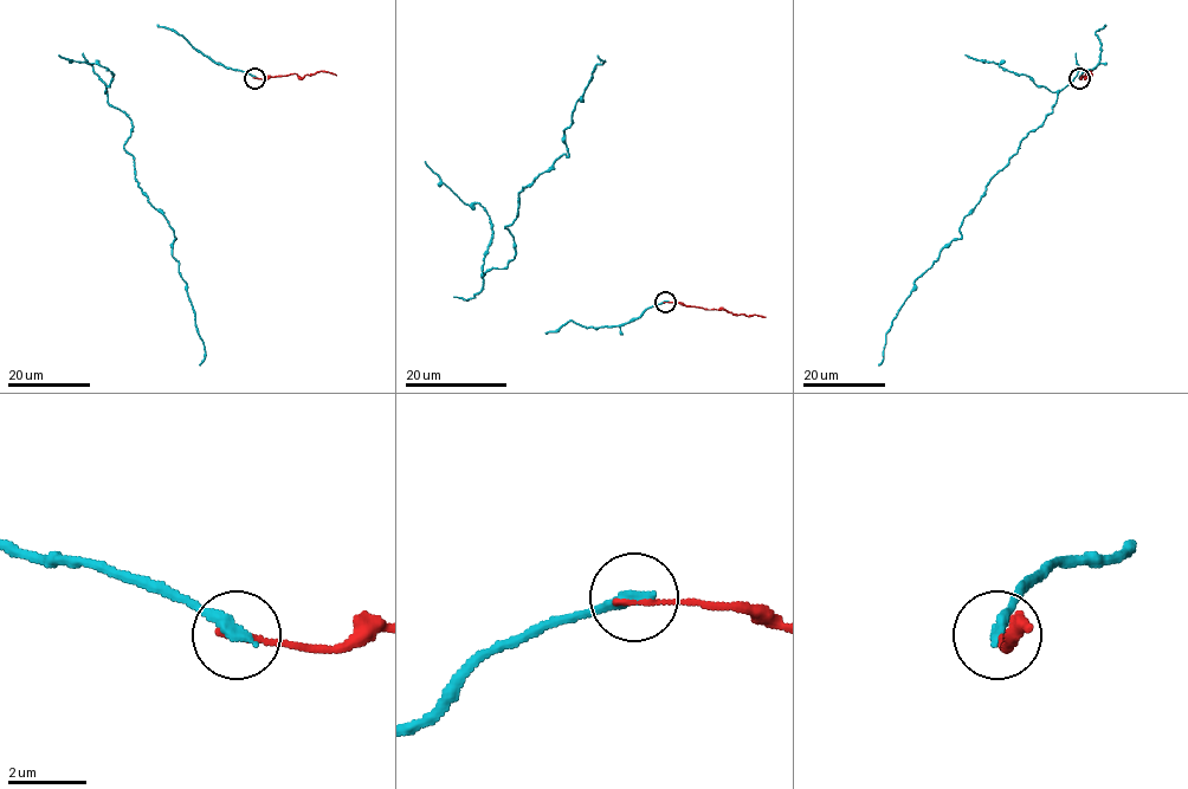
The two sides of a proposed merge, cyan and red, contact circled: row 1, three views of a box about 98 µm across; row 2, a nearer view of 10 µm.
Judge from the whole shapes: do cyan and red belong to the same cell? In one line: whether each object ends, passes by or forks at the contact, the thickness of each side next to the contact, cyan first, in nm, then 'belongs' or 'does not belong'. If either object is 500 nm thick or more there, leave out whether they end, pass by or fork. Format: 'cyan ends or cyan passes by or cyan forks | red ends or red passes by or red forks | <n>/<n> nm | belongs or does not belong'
cyan ends | red ends | 360/170 nm | does not belong

